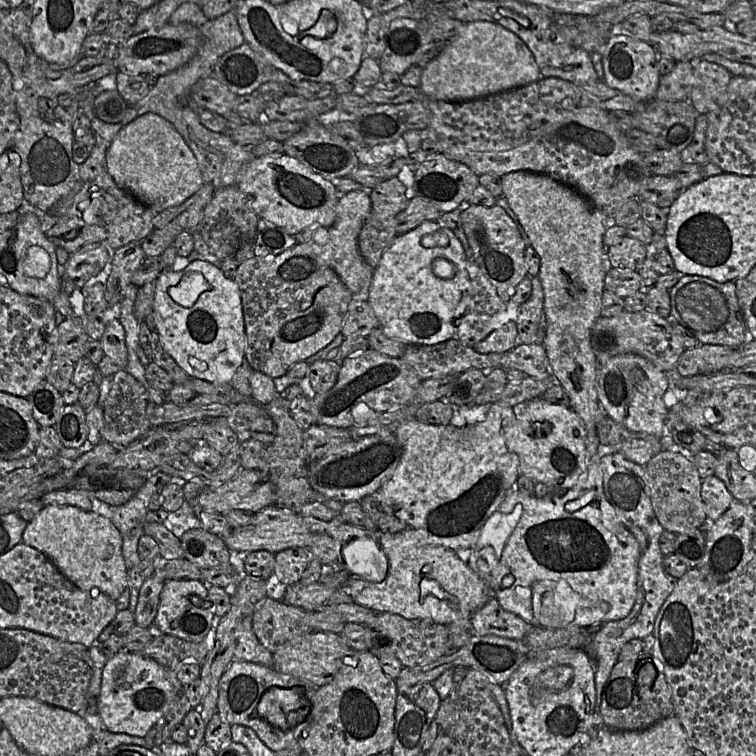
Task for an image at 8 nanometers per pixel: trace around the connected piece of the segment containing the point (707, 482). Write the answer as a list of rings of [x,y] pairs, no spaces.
[[[716,476],[702,480],[701,497],[710,522],[720,518],[734,502],[733,496],[723,481]]]

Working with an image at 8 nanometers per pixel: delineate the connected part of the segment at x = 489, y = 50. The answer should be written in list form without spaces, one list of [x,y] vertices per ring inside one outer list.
[[[497,23],[466,24],[433,59],[418,82],[420,95],[445,100],[469,100],[515,91],[541,78],[541,69],[526,45]]]

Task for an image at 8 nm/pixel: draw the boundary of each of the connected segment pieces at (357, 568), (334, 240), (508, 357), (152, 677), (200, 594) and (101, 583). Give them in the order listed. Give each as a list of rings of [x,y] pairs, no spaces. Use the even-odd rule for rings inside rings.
[[[357,538],[345,544],[342,548],[345,568],[351,575],[362,576],[369,581],[382,581],[388,571],[388,559],[376,539]]]
[[[363,190],[351,191],[339,196],[336,218],[331,226],[312,225],[293,236],[297,243],[309,245],[313,252],[337,274],[352,295],[357,295],[361,290],[369,290],[372,282],[374,269],[366,263],[358,248],[359,233],[370,212],[371,200],[368,193]]]
[[[517,343],[514,348],[503,354],[500,367],[517,369],[536,379],[551,376],[550,363],[542,343]]]
[[[121,650],[104,666],[98,713],[109,732],[144,737],[171,708],[179,682],[175,672],[140,653]]]
[[[167,580],[152,626],[158,633],[201,643],[212,627],[214,604],[209,600],[208,585],[200,580]]]
[[[44,506],[28,522],[22,542],[44,553],[64,577],[83,591],[100,591],[116,601],[128,586],[126,564],[122,554],[122,536],[110,519],[94,511],[84,511],[75,506]]]

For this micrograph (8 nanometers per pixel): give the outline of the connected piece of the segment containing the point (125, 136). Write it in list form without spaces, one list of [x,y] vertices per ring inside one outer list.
[[[155,113],[138,116],[118,132],[106,153],[106,171],[118,187],[156,214],[180,205],[204,184],[191,149],[174,126]]]

